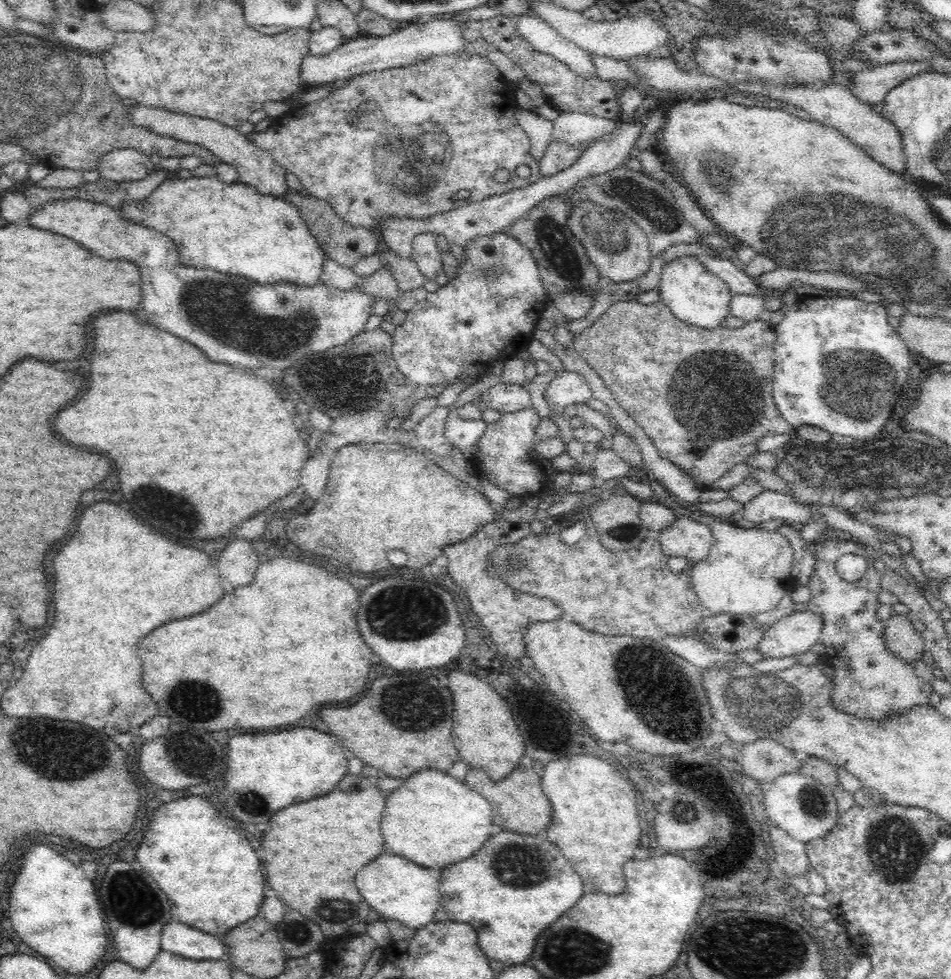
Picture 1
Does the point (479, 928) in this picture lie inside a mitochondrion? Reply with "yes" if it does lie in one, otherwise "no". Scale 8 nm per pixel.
no

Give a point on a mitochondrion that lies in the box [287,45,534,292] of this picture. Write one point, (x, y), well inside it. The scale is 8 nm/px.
(418, 169)

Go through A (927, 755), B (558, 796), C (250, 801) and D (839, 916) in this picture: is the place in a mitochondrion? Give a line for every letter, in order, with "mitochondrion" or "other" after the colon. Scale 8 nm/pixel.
A: other
B: other
C: mitochondrion
D: other

